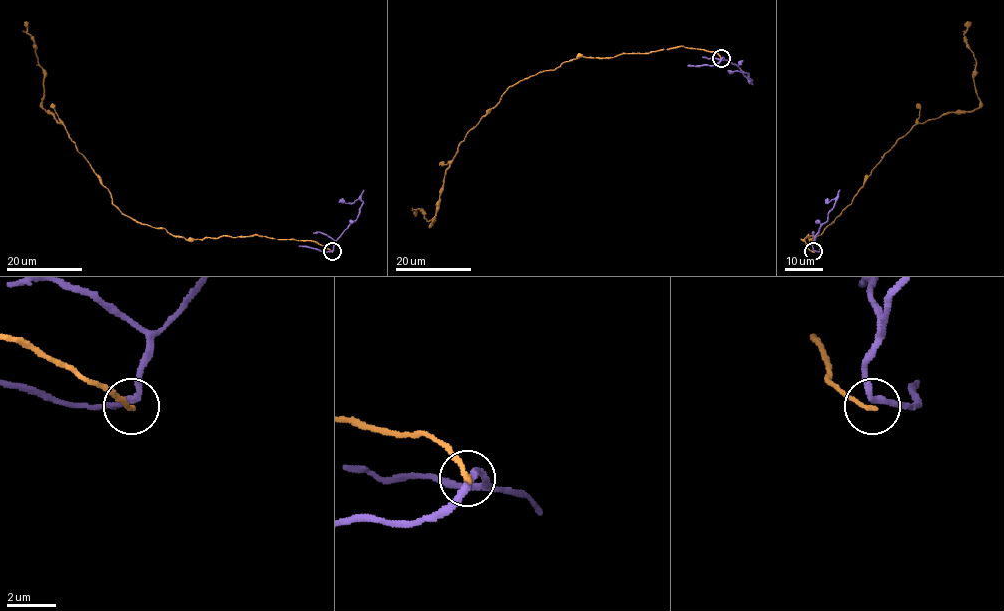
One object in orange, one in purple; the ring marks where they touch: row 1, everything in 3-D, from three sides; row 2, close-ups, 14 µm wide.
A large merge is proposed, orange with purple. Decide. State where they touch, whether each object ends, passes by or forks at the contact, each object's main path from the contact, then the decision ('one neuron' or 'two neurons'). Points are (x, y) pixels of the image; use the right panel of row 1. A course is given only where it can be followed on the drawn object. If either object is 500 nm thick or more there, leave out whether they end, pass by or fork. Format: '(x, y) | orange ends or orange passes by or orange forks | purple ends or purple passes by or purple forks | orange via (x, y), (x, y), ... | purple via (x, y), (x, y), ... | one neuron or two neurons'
(813, 251) | orange ends | purple passes by | orange via (813, 251), (801, 239), (813, 240), (851, 203), (913, 126), (979, 106), (976, 59), (964, 35), (968, 22) | purple via (813, 251), (815, 234), (835, 202), (834, 199), (826, 203), (825, 200) | two neurons

